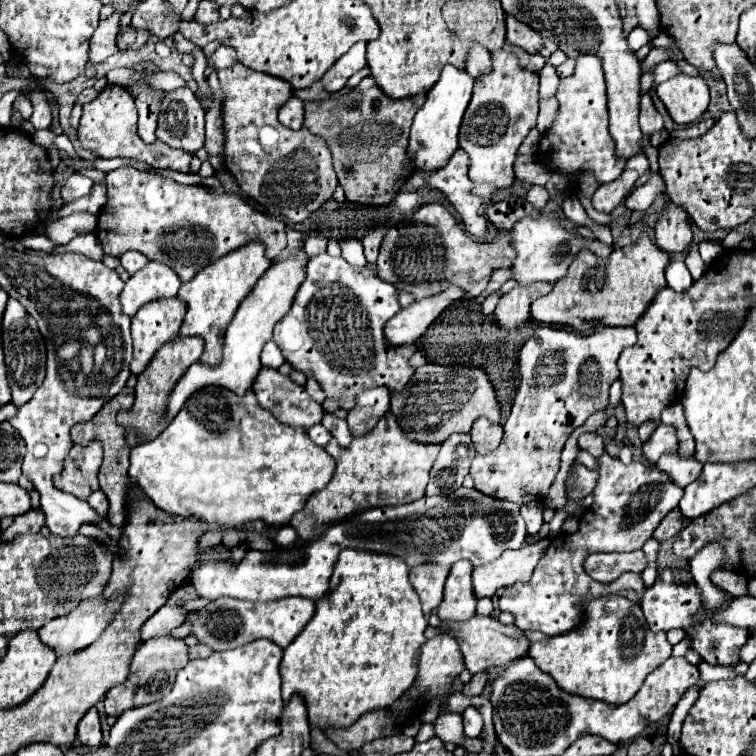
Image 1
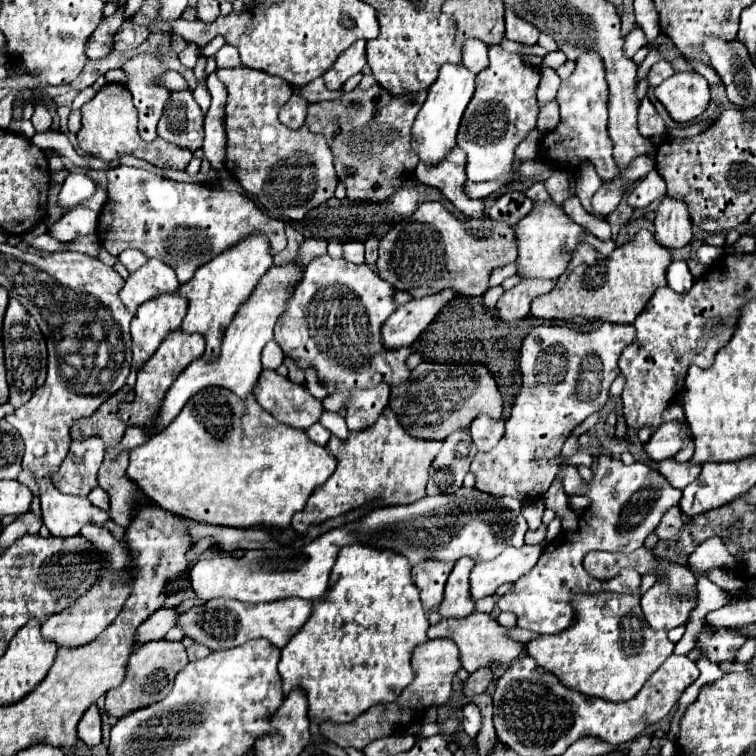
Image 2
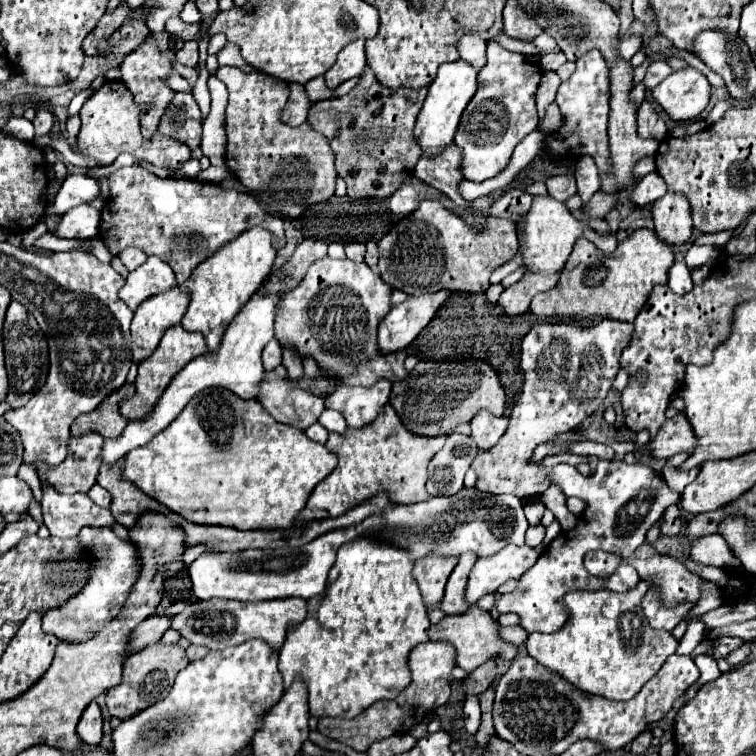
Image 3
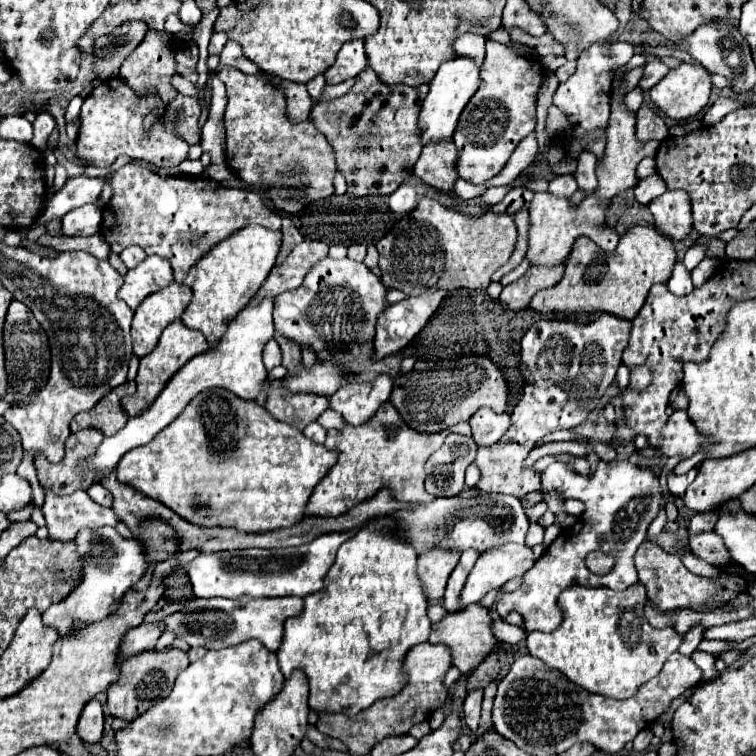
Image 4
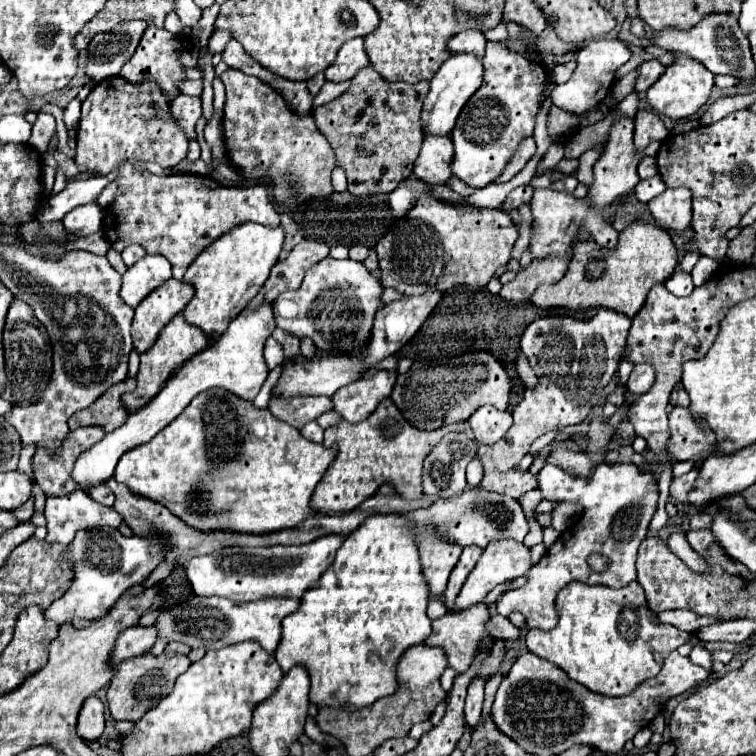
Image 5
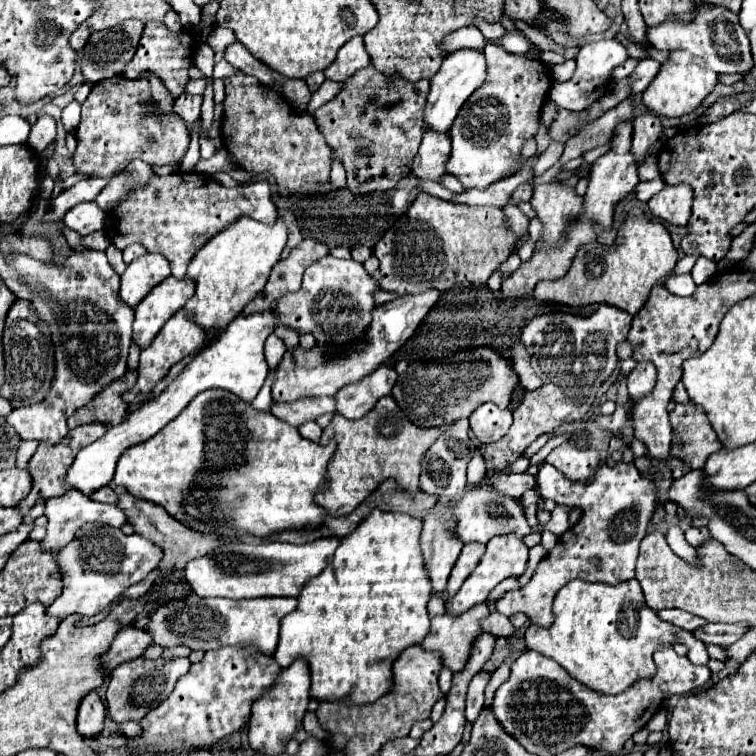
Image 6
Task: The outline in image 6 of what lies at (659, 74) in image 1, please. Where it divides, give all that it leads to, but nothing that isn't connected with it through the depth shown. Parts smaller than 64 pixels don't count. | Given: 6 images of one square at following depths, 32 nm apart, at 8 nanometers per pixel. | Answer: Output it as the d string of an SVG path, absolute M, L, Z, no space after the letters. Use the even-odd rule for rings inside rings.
M648 58L648 60L640 60L640 64L636 66L636 70L632 72L632 78L630 78L630 84L632 84L632 94L642 94L650 82L656 78L660 70L660 62Z

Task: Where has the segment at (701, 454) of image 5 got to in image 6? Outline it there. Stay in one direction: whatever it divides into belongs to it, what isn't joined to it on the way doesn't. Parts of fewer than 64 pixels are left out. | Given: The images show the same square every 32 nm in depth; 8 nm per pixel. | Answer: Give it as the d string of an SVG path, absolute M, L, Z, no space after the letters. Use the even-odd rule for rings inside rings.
M692 402L676 404L670 412L670 426L672 432L678 434L682 460L690 464L691 469L702 469L706 458L722 449L706 416Z

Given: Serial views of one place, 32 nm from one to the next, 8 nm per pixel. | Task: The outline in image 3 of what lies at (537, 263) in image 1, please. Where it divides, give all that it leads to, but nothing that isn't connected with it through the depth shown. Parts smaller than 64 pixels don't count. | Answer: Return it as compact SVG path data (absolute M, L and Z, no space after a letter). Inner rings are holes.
M536 196L534 202L532 202L532 208L530 212L526 214L526 218L522 220L522 266L526 268L526 272L532 272L532 274L544 274L544 276L550 276L550 274L556 274L556 272L562 272L564 270L564 264L576 244L578 238L586 238L590 240L598 250L602 250L604 254L610 254L614 252L616 248L616 236L610 234L610 236L598 236L594 230L590 230L584 222L578 222L570 212L568 208L564 206L564 202L558 202L554 200L552 196Z

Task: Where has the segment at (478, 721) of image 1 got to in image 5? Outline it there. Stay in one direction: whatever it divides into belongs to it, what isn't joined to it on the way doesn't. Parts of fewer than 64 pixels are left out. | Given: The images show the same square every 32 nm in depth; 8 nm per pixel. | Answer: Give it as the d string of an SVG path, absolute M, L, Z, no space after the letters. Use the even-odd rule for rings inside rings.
M474 680L468 688L466 696L466 706L464 706L464 718L470 728L476 728L480 720L480 710L482 710L482 700L484 700L484 680Z

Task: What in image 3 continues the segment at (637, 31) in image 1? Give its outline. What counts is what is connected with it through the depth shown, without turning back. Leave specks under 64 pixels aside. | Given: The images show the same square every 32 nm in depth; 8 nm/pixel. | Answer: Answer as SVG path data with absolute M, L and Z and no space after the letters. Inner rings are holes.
M640 32L630 34L630 38L622 40L622 44L620 44L620 54L622 54L622 58L632 58L632 56L642 48L642 44L644 44L644 40L642 40L642 34L640 34Z

